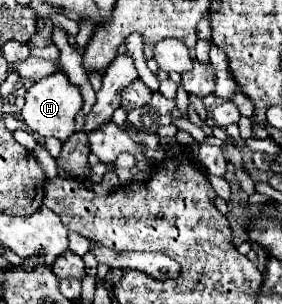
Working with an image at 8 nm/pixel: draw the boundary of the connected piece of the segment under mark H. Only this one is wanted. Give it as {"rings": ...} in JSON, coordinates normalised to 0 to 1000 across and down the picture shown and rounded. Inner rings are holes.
{"rings":[[[213,220],[199,247],[170,247],[170,260],[135,260],[99,299],[92,299],[92,339],[78,352],[78,391],[92,411],[121,431],[135,431],[149,451],[199,451],[213,464],[234,464],[262,438],[262,385],[291,359],[291,313],[277,280],[248,273],[241,247]]]}

